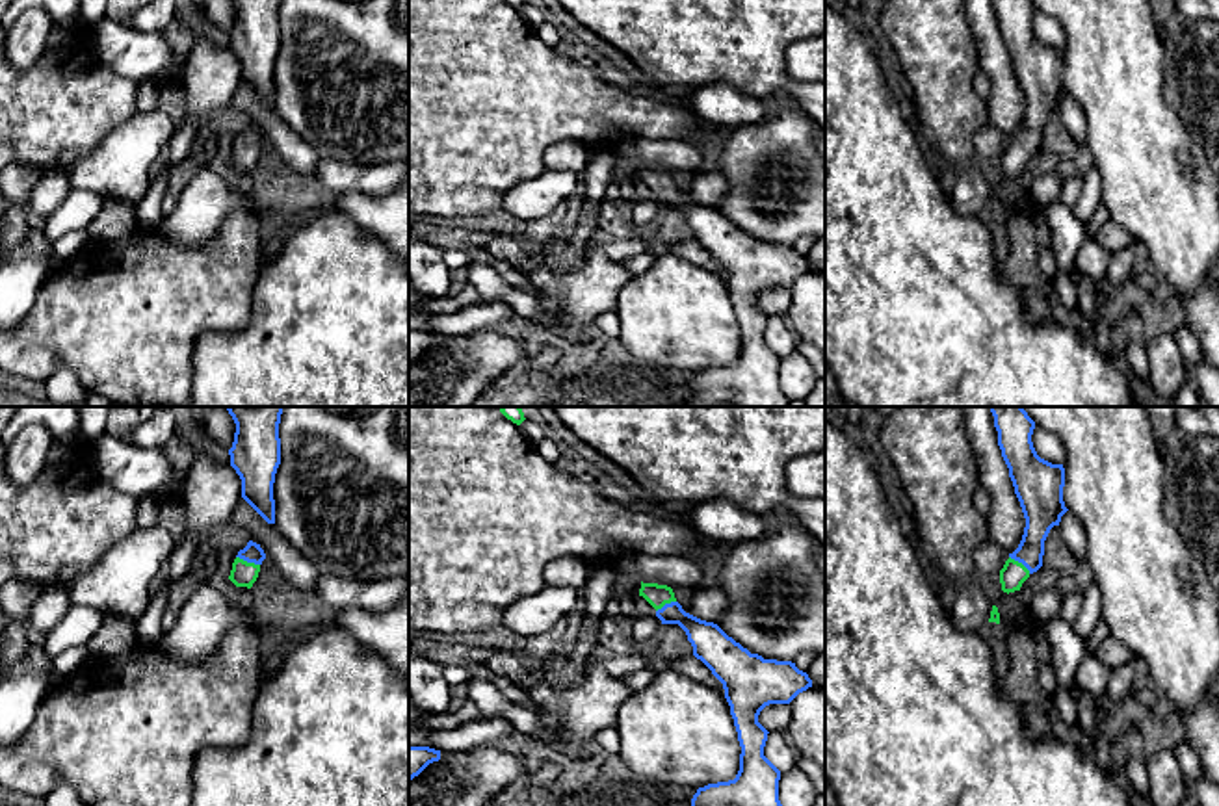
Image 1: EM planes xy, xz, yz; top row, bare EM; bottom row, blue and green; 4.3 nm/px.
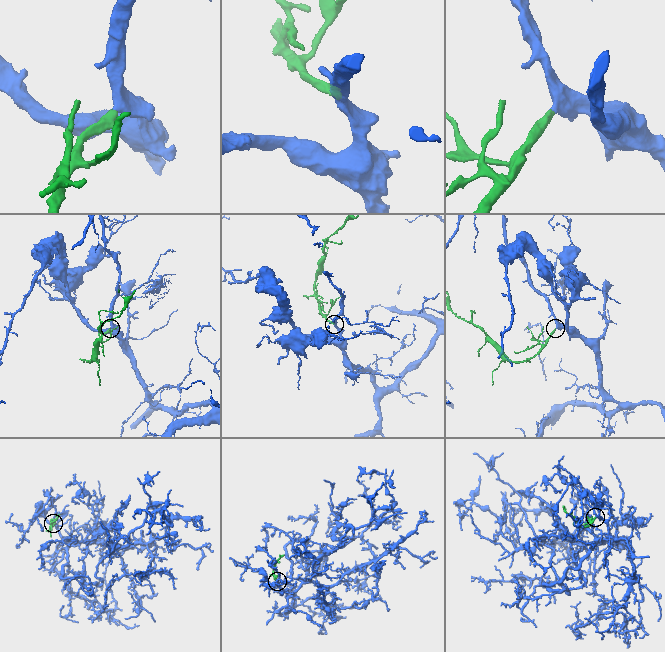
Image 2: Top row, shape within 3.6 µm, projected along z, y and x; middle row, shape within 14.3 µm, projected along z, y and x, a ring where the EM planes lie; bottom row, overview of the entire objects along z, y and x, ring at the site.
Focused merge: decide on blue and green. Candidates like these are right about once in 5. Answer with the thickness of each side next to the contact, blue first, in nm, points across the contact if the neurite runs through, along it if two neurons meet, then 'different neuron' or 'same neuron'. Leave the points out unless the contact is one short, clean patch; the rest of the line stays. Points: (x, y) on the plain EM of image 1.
80/110 nm | across xy (251, 136), (248, 145), (244, 158) | same neuron

